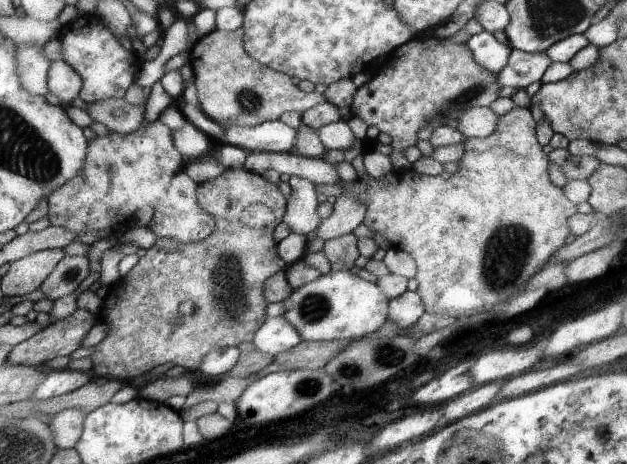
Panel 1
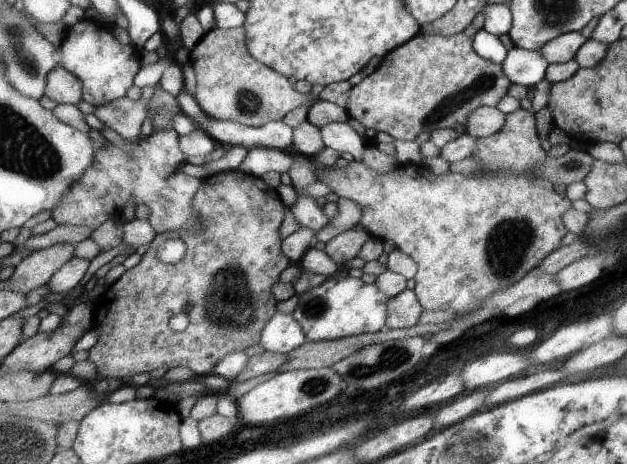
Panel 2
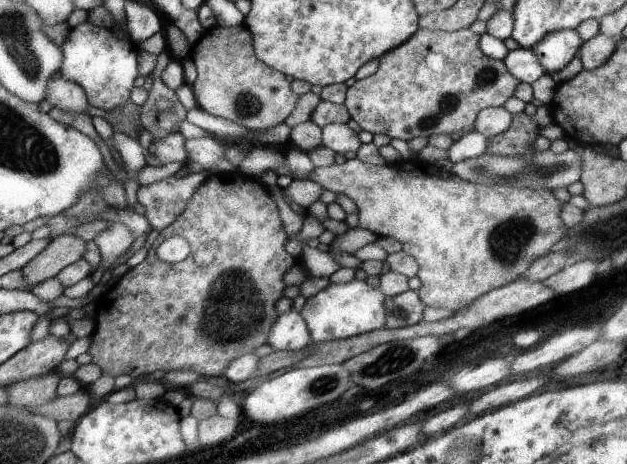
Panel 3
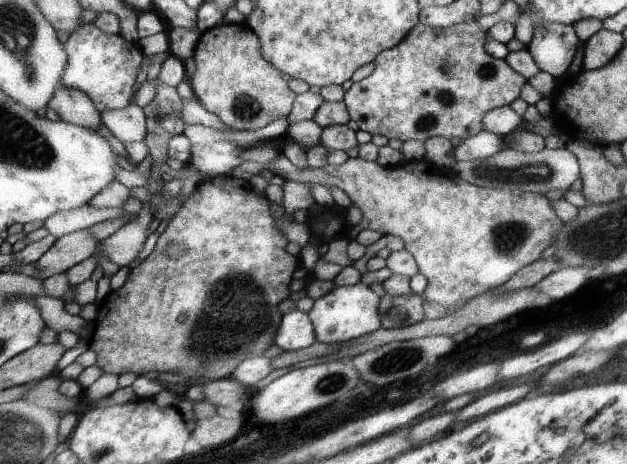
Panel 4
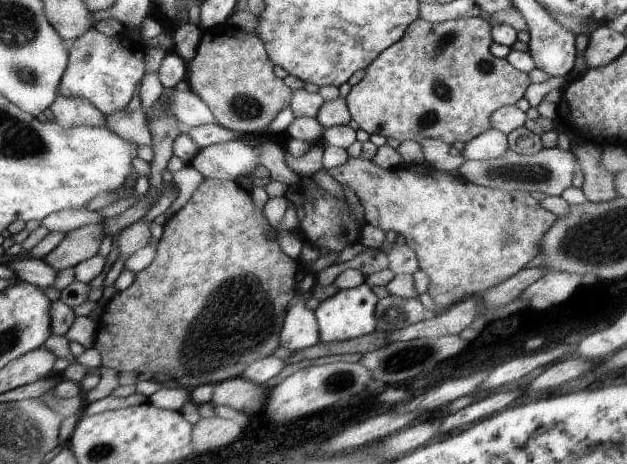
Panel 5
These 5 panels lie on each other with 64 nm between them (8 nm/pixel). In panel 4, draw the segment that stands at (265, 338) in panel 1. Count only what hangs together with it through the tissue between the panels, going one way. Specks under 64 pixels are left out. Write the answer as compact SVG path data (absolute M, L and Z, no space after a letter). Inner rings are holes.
M294 308L283 315L283 322L276 333L274 344L284 351L297 351L316 342L314 324L307 312Z

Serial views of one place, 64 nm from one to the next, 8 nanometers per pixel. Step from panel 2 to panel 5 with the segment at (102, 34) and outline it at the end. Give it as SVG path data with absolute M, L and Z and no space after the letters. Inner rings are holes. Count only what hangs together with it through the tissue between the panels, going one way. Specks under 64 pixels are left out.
M88 28L82 36L68 42L70 60L60 81L59 94L62 96L82 96L90 100L106 116L116 110L124 110L134 98L134 90L146 72L146 54L126 33L108 37L95 29Z

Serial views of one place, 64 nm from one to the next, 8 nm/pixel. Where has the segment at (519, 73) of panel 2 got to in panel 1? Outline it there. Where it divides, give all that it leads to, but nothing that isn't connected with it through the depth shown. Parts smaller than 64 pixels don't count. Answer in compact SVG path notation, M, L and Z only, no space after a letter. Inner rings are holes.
M512 49L506 68L498 76L500 88L534 88L540 83L552 61L545 52L527 53Z

